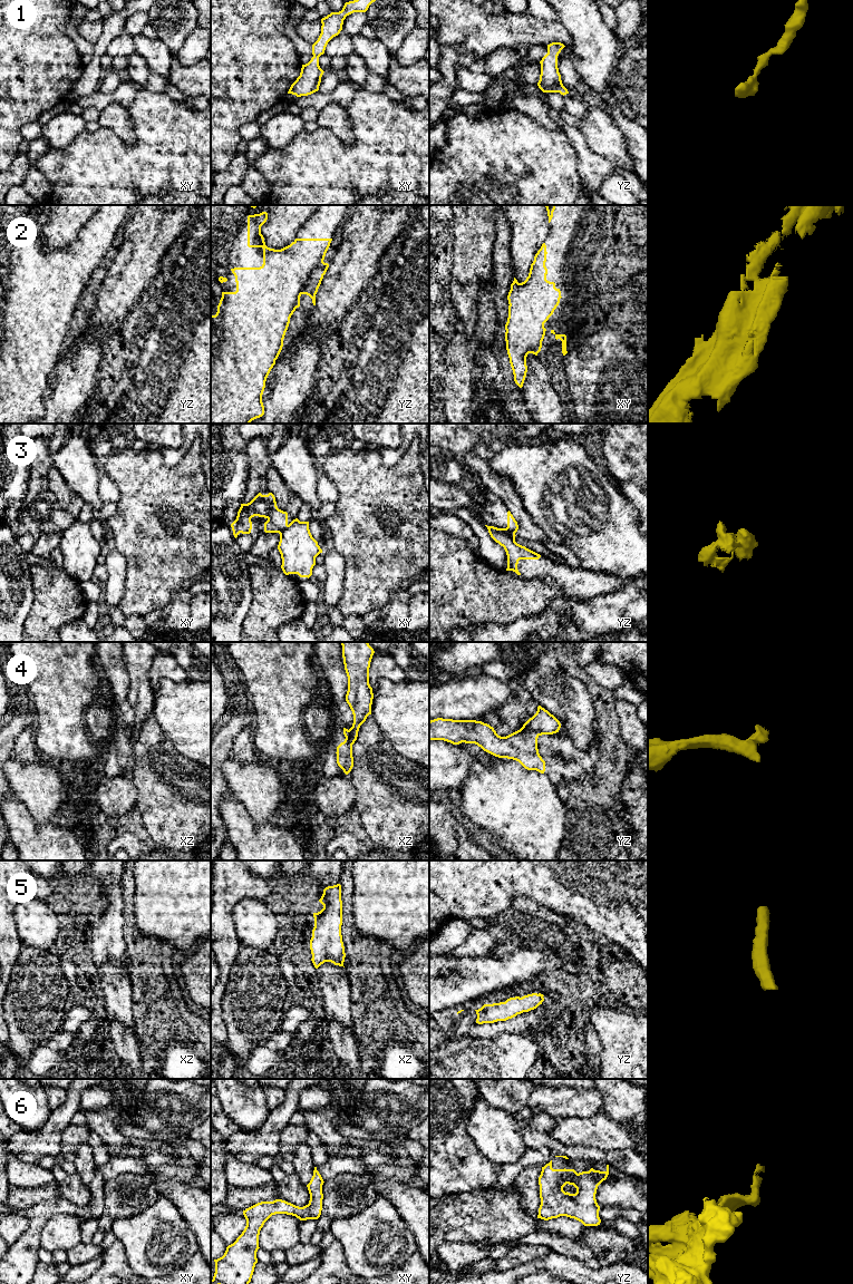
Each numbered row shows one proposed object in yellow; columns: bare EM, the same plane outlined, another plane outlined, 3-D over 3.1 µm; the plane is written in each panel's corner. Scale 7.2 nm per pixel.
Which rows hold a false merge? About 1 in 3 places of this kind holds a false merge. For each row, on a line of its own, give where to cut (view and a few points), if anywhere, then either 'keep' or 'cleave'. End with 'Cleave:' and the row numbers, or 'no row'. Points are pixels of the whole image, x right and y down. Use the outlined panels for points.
1: no cut | keep
2: no cut | keep
3: yz (505, 528), (514, 533) | cleave
4: yz (522, 727), (539, 735) | cleave
5: no cut | keep
6: no cut | keep
Cleave: 3, 4

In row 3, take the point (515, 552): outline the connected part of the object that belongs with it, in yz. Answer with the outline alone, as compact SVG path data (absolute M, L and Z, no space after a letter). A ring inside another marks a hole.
M487 526L491 537L504 547L507 555L507 568L506 571L513 571L517 575L521 573L517 570L517 564L520 560L539 560L540 554L522 546L515 542L515 533L506 528L497 528L494 526Z

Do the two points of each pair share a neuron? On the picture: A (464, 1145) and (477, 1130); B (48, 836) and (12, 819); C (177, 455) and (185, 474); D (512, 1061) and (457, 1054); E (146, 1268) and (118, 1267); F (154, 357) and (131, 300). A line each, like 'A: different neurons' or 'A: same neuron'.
A: different neurons
B: same neuron
C: different neurons
D: same neuron
E: different neurons
F: different neurons

